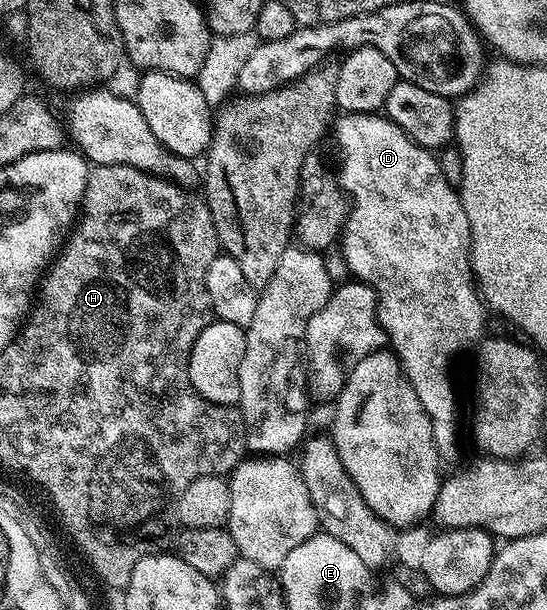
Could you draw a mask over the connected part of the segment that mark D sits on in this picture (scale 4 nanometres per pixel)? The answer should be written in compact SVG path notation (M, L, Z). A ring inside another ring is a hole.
M345 114L344 116L338 117L335 122L335 130L337 126L337 142L341 145L341 174L339 173L339 181L341 185L341 189L345 192L346 195L351 199L351 209L349 212L349 216L345 222L344 231L339 239L339 247L341 246L341 250L345 253L345 262L349 265L349 270L354 279L366 282L368 286L372 286L374 290L377 292L377 318L381 322L381 327L385 330L385 336L388 342L388 345L391 347L392 353L396 354L397 359L401 361L401 371L405 373L407 376L407 380L411 384L411 388L415 388L415 396L419 396L419 404L423 404L423 408L427 412L427 416L430 420L432 420L431 424L431 432L433 433L433 439L435 440L435 444L437 445L438 455L442 459L445 458L453 458L457 454L457 394L453 391L453 382L449 379L449 365L453 362L453 357L456 356L457 353L460 352L461 349L464 348L465 345L468 344L469 341L472 343L474 340L480 339L482 337L483 331L481 329L485 326L485 314L487 315L486 307L483 305L483 299L475 285L475 279L473 276L473 268L469 261L469 245L473 243L471 240L471 228L469 227L469 221L467 220L467 212L463 208L463 204L461 203L461 196L456 185L449 186L449 182L445 179L445 174L441 171L441 166L436 162L435 159L432 158L430 151L425 149L422 146L416 145L412 139L408 137L398 127L395 123L389 121L389 119L385 116L378 116L377 114Z

